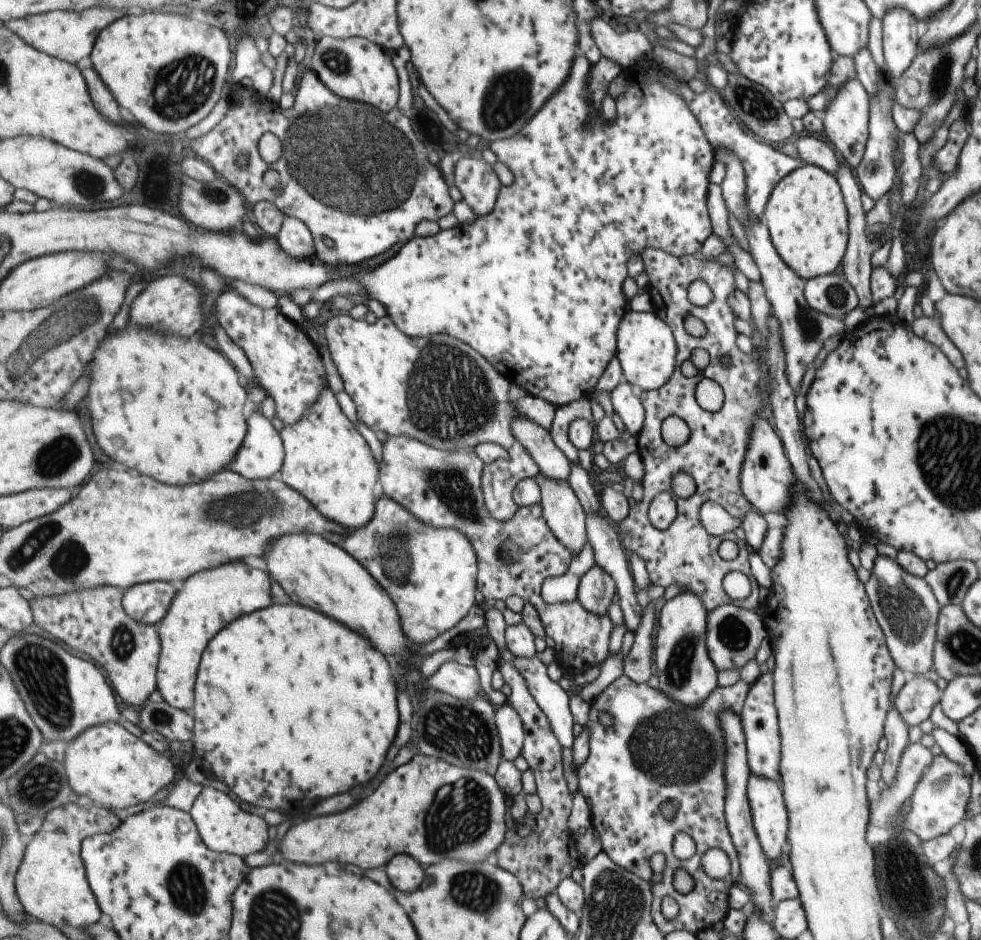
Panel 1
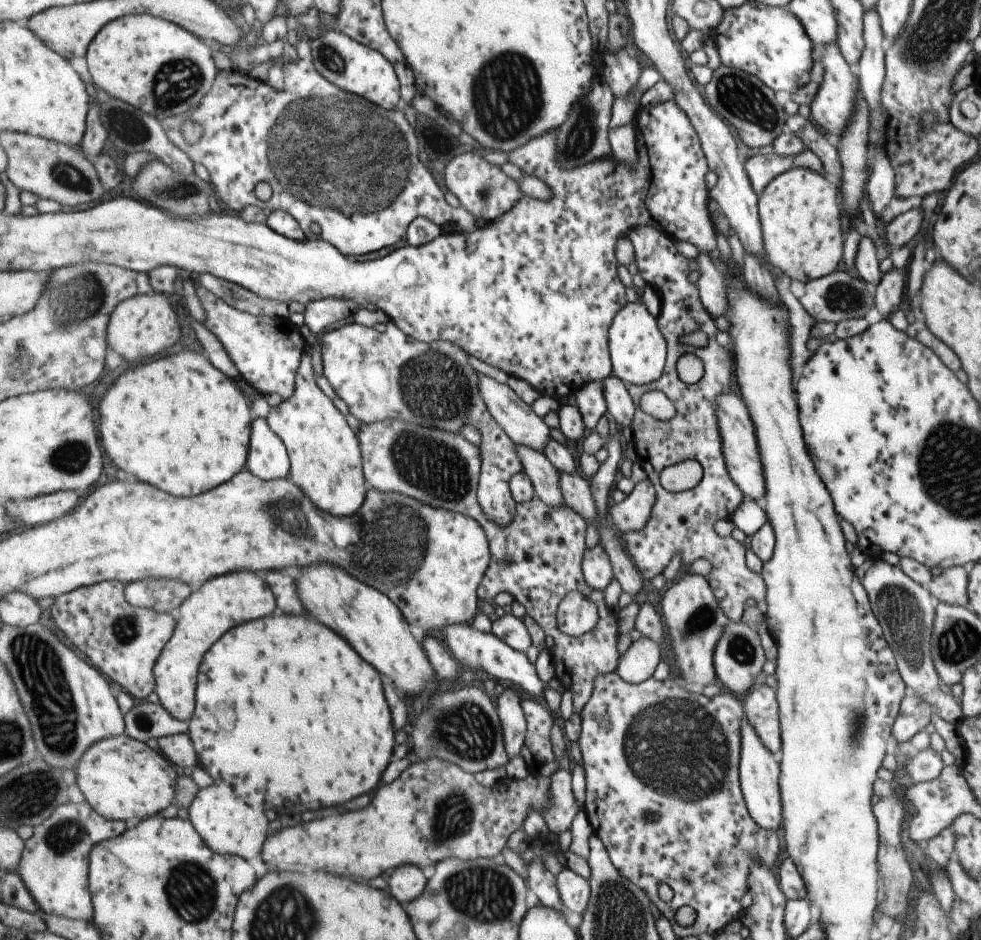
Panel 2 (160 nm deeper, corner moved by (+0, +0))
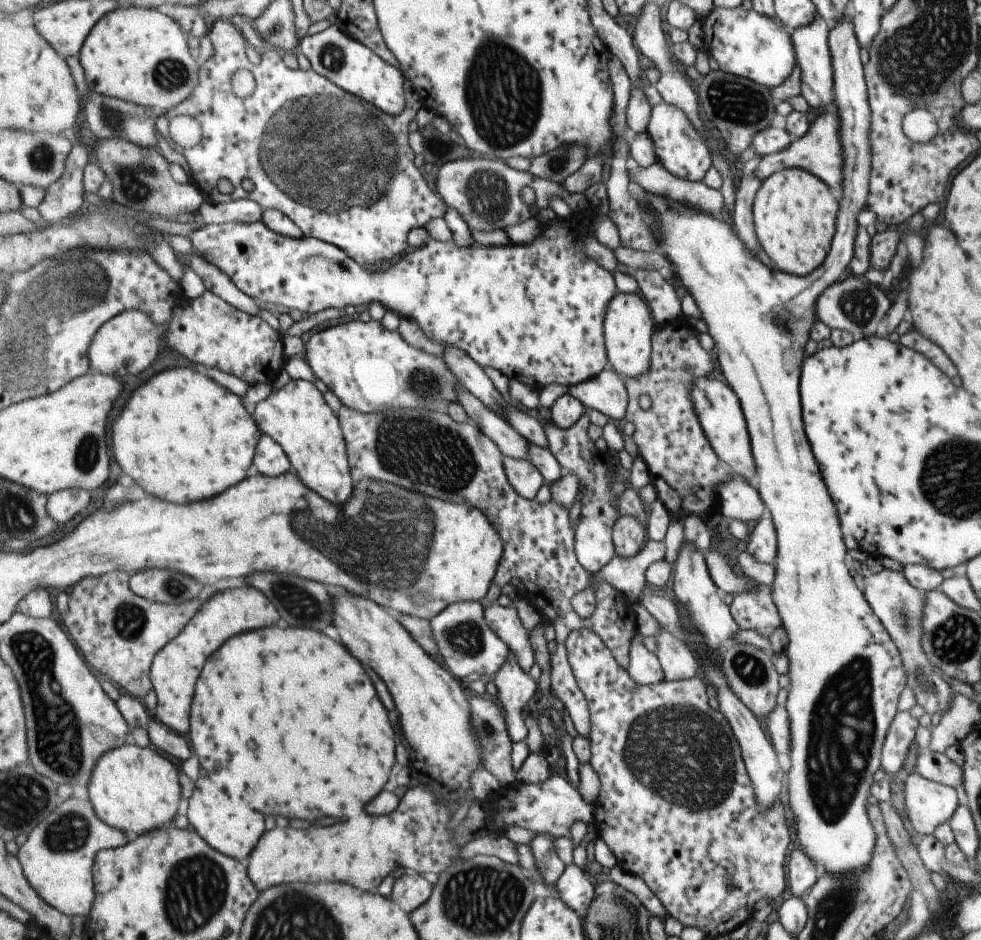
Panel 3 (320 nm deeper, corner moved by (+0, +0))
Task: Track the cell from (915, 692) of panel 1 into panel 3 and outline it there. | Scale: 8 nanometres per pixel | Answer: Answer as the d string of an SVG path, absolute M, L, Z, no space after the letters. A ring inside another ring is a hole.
M907 711L894 714L880 748L880 768L885 773L886 780L890 780L901 768L918 726L917 719Z

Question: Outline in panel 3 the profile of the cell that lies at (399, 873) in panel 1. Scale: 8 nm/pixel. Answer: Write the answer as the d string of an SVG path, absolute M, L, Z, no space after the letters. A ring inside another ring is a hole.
M421 873L409 874L403 876L397 884L395 884L395 894L393 900L397 900L397 904L401 904L401 908L405 908L405 912L413 912L427 903L433 894L434 884L431 884L427 878L423 878Z

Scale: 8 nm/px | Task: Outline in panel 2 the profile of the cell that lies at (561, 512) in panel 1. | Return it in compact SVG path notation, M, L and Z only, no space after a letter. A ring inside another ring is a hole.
M515 444L516 453L524 465L524 471L532 478L536 488L536 496L544 500L550 507L566 505L559 481L559 470L547 458L543 451L528 446Z

